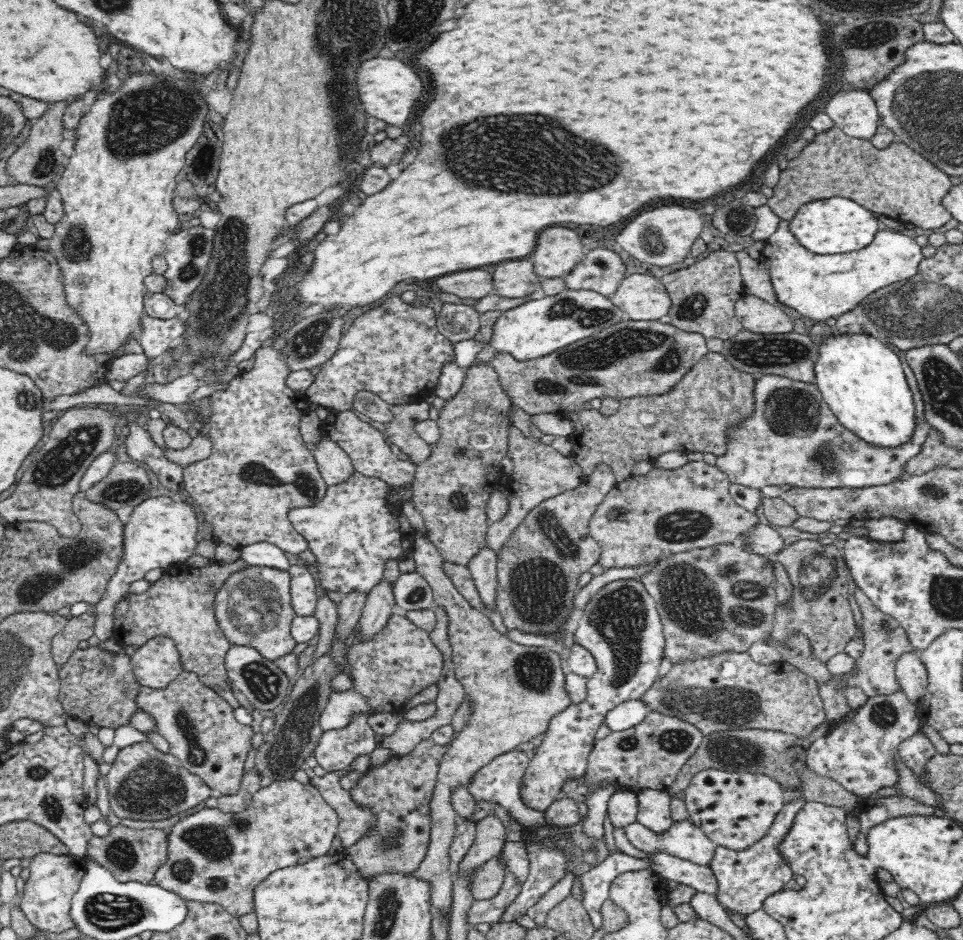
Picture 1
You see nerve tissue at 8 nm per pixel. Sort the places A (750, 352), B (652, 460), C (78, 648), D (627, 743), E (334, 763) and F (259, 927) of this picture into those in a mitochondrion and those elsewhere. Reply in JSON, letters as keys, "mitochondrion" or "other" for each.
{"A":"mitochondrion","B":"other","C":"other","D":"mitochondrion","E":"other","F":"other"}

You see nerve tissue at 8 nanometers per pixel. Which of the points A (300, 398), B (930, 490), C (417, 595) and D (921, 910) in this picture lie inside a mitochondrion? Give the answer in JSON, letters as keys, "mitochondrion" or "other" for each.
{"A":"other","B":"mitochondrion","C":"mitochondrion","D":"other"}

